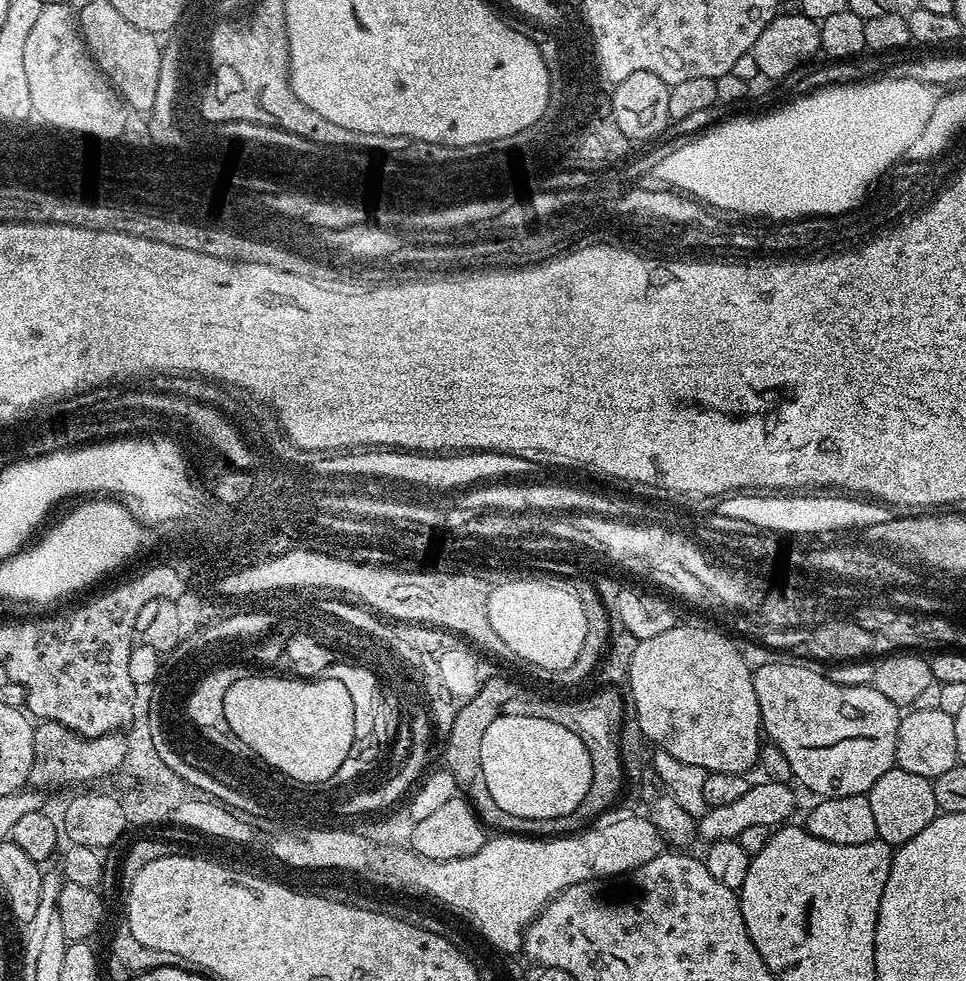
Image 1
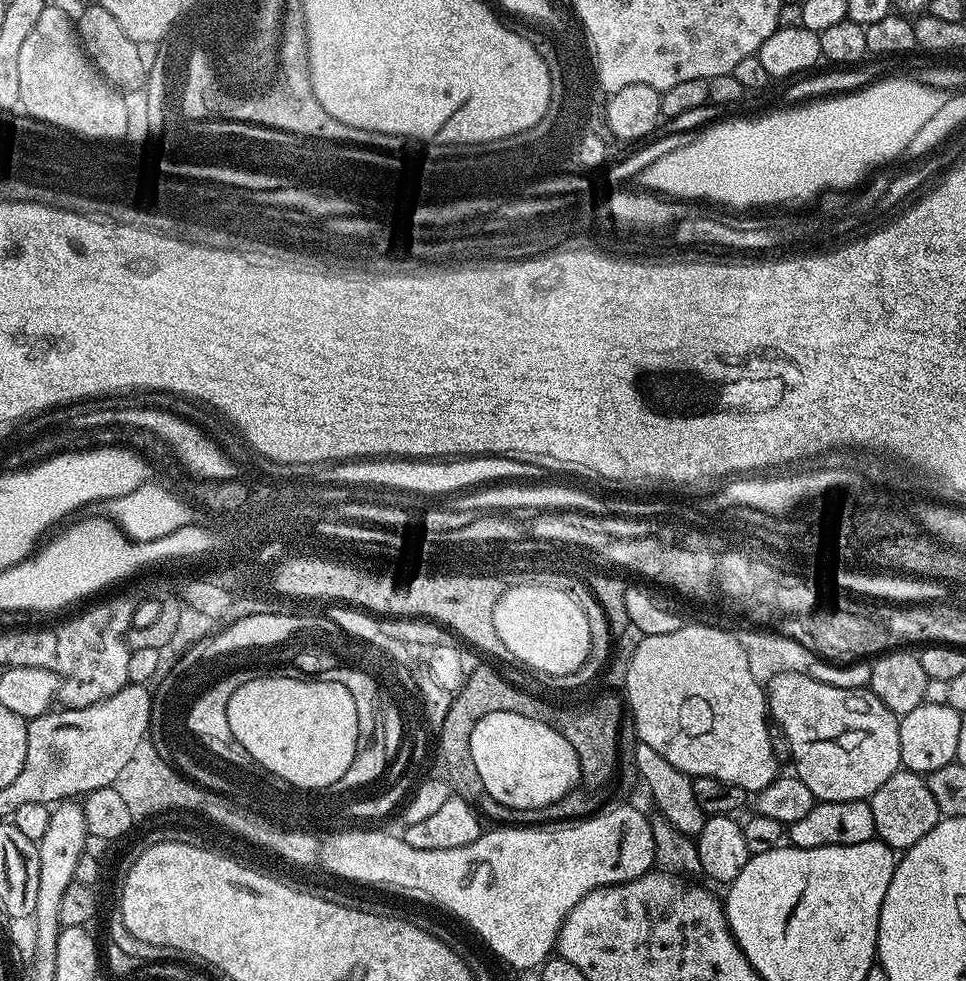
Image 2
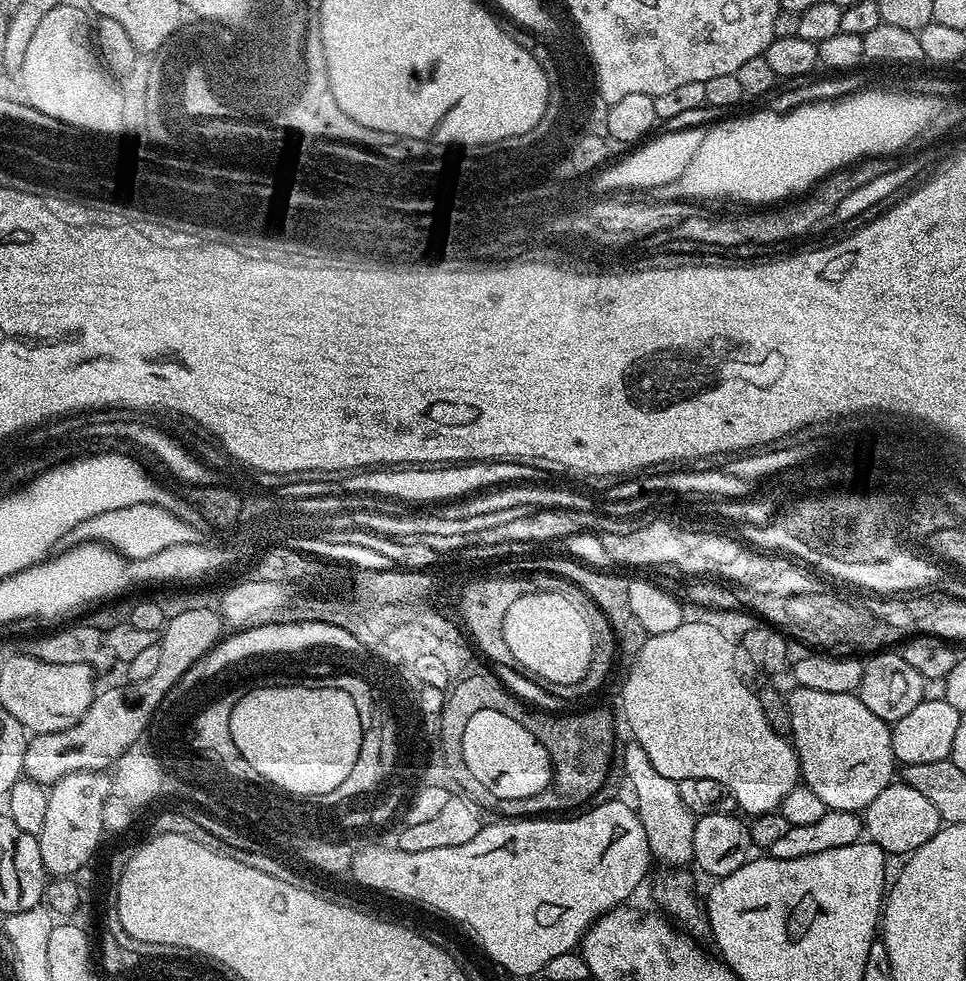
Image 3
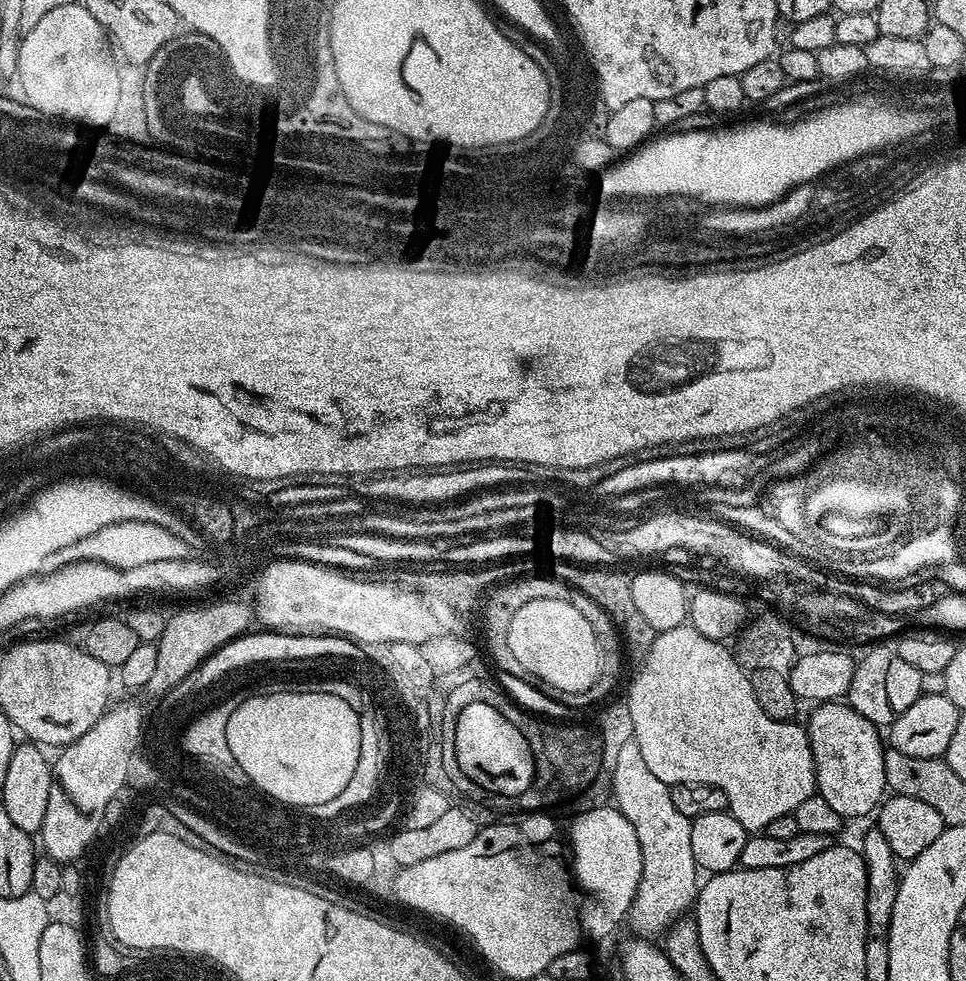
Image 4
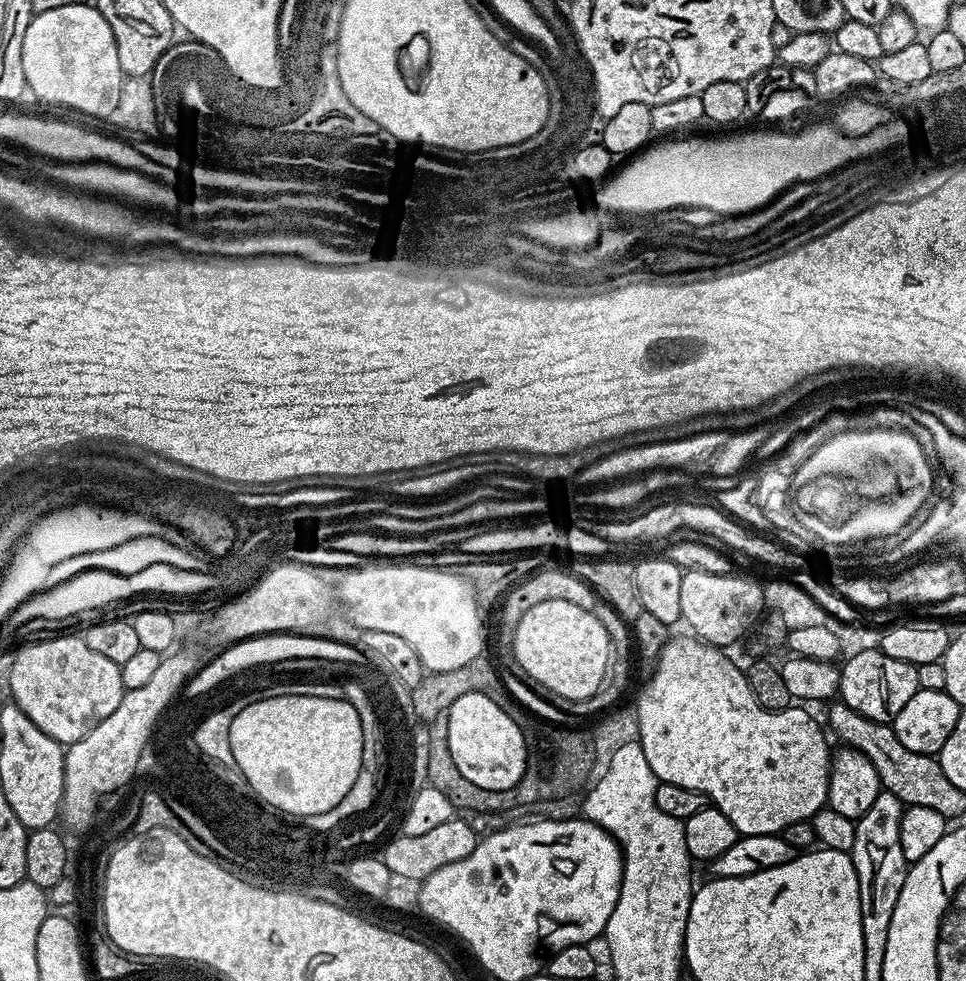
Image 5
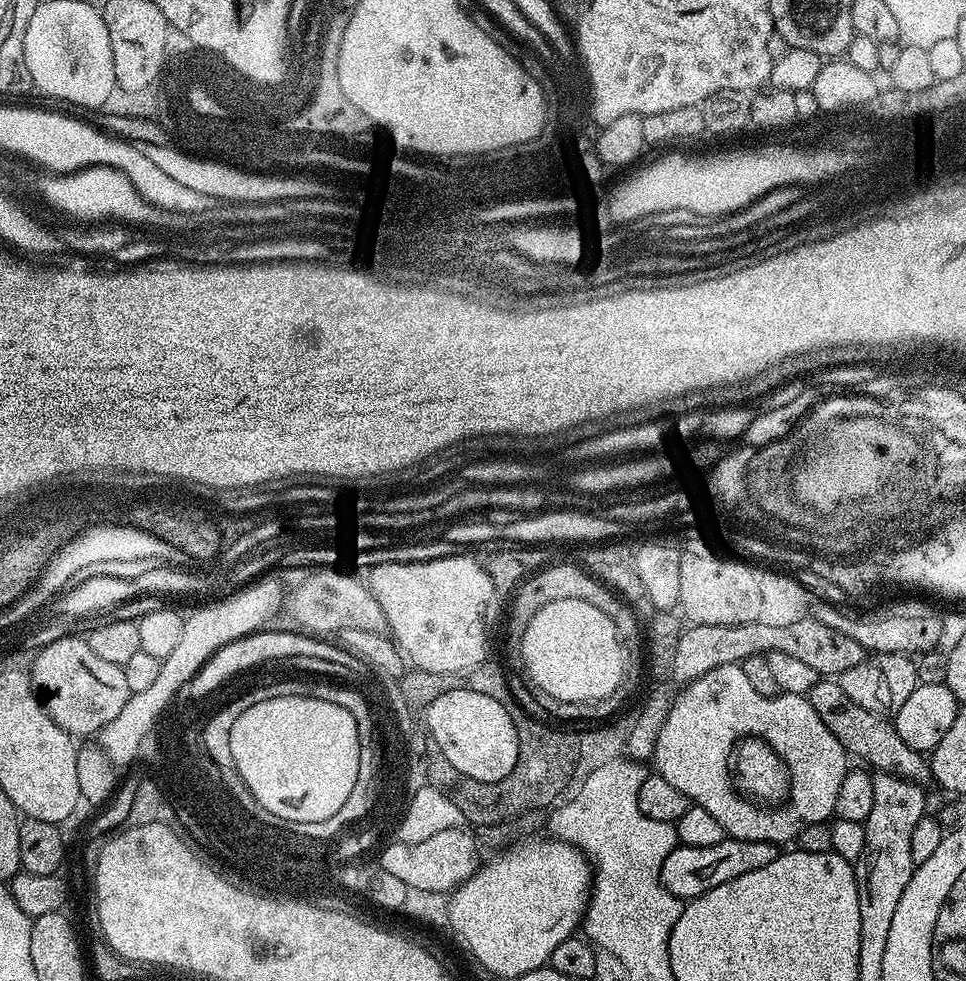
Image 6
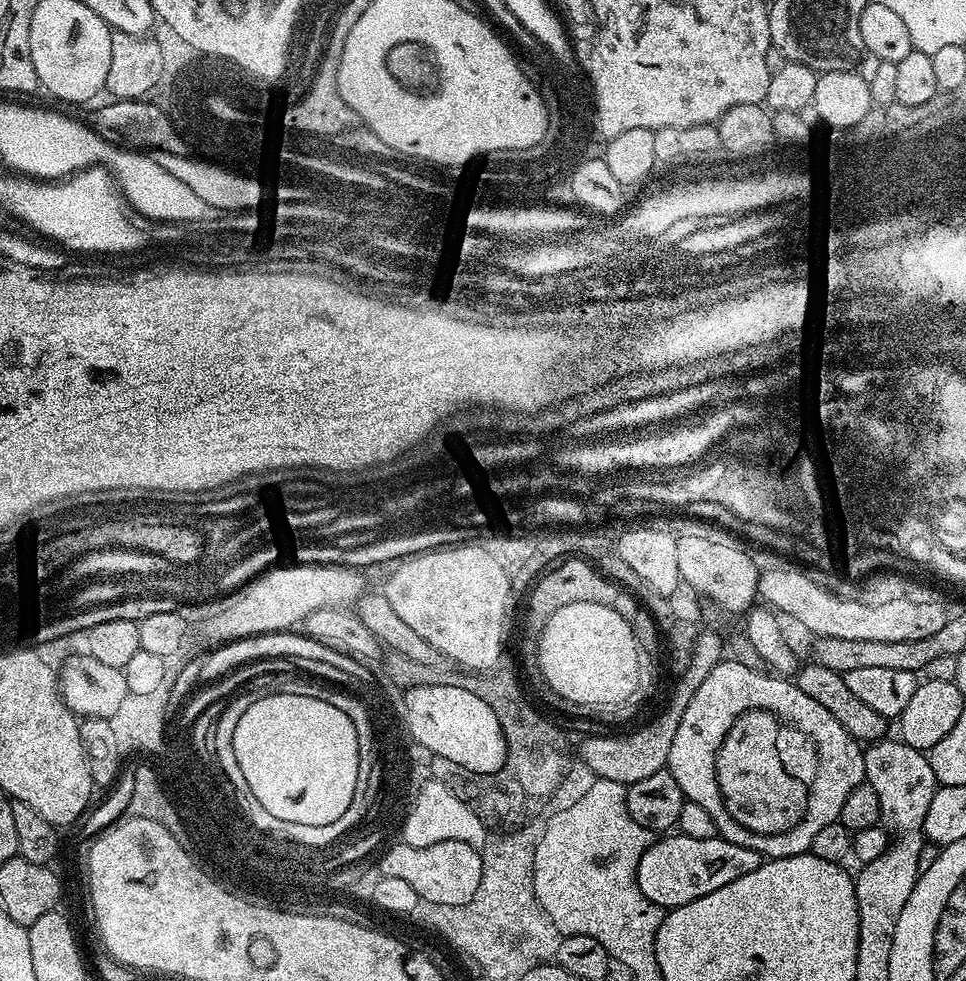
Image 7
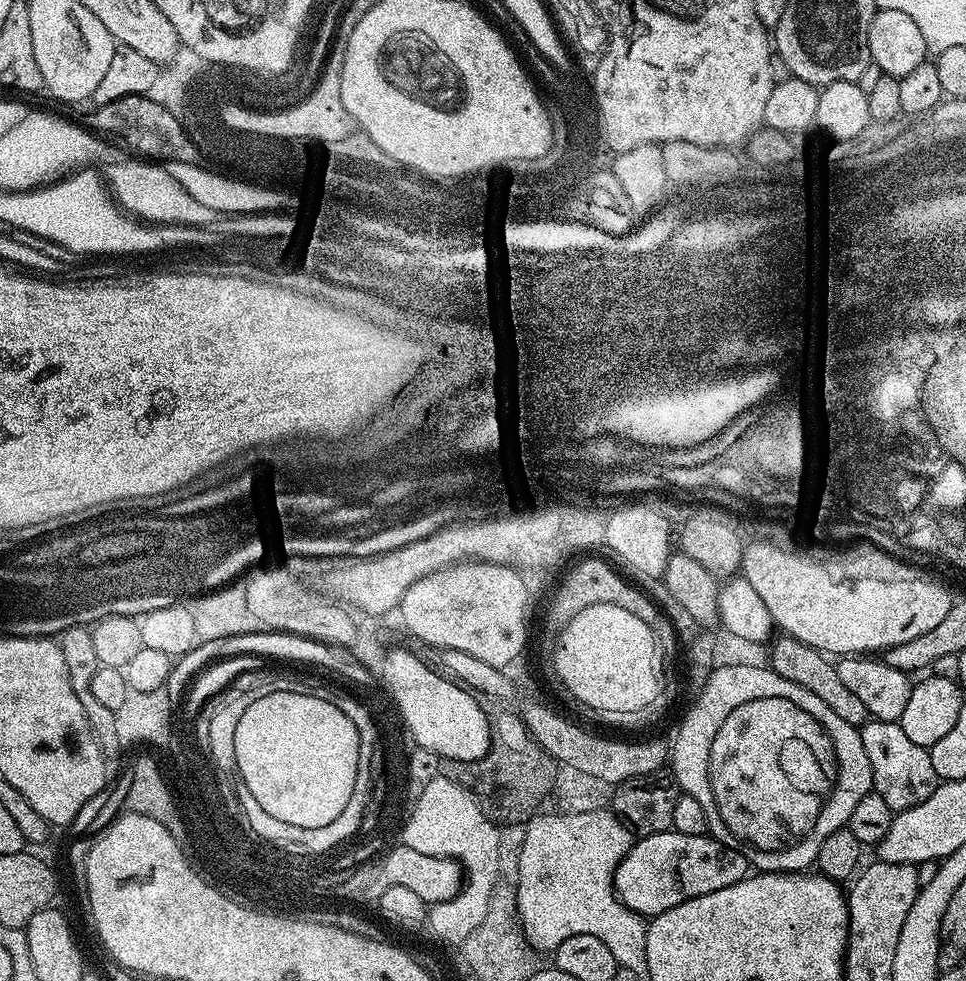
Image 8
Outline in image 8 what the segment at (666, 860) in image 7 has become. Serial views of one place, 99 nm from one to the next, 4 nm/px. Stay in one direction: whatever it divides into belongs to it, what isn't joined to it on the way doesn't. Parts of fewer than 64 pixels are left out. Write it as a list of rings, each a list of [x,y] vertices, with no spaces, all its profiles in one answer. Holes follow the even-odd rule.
[[[674,831],[641,836],[620,860],[614,883],[616,895],[630,910],[651,918],[702,894],[734,886],[749,875],[746,857],[726,846],[715,836],[678,834]]]

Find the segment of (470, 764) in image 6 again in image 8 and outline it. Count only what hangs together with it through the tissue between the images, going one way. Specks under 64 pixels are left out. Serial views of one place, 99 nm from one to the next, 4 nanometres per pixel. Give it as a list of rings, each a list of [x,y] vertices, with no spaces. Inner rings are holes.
[[[438,675],[432,694],[396,694],[396,700],[404,700],[403,714],[412,724],[414,739],[420,740],[426,753],[436,758],[456,761],[478,760],[486,756],[489,741],[486,727],[480,725],[478,710],[470,704],[464,690],[457,691]]]

